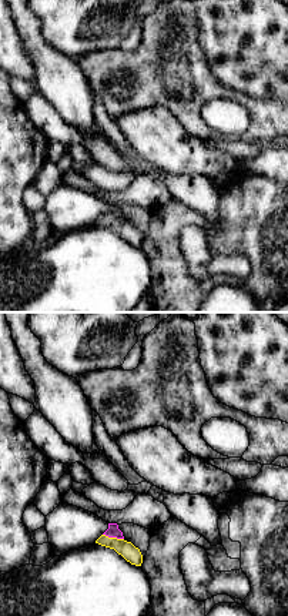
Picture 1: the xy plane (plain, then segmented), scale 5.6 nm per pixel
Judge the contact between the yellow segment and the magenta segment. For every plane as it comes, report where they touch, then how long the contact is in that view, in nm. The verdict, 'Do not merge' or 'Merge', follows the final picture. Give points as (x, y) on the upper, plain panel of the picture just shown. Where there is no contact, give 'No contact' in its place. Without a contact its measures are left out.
Touches yellow at (113, 218). Shared border 120 nm

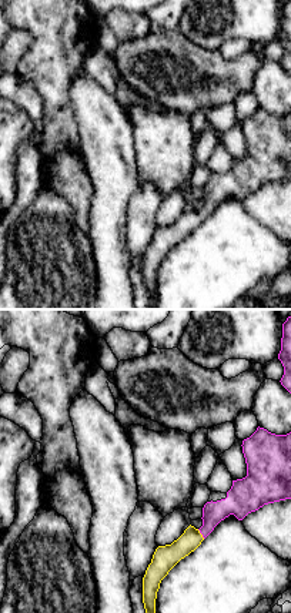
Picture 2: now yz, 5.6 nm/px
Touches yellow at (200, 214). Shared border 70 nm

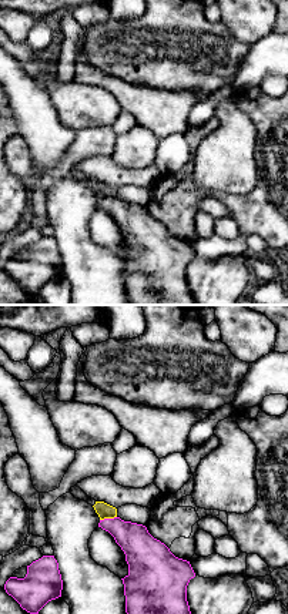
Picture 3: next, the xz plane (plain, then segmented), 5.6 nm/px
Touches yellow at (107, 198). Shared border 100 nm

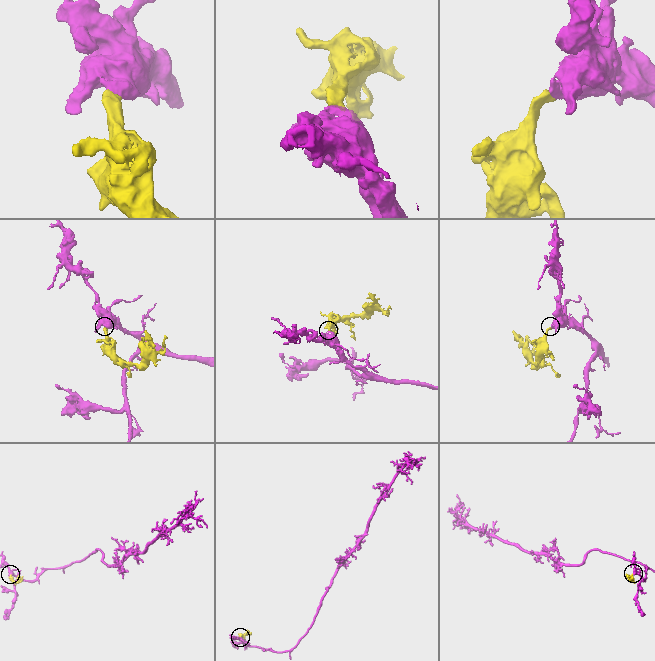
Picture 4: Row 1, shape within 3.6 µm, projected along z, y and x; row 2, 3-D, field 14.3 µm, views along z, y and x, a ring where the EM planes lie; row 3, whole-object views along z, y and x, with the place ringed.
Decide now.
Merge

